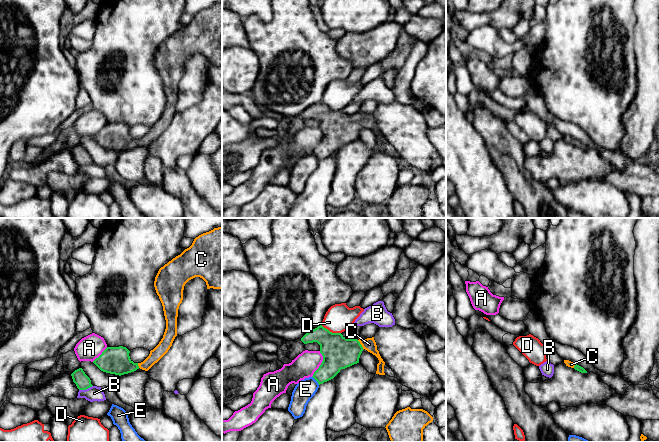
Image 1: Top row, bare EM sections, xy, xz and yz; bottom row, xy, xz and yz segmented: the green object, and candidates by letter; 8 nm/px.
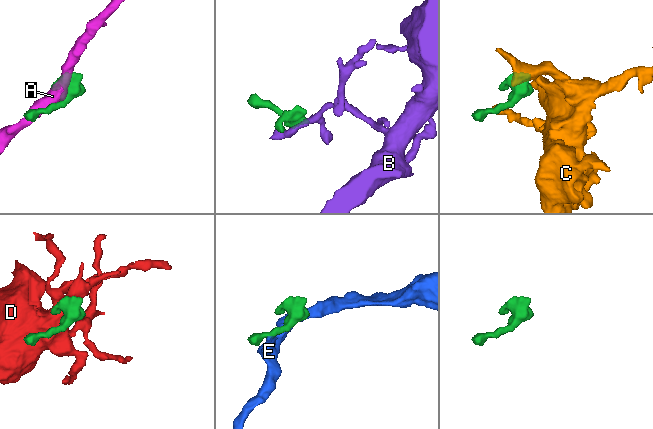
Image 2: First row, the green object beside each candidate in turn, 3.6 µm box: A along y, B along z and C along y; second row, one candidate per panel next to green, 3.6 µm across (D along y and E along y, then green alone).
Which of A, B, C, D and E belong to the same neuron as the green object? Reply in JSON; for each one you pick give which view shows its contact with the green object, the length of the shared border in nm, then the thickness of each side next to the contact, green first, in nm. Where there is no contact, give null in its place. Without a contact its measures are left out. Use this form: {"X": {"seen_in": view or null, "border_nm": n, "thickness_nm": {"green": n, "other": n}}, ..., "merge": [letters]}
{"C": {"seen_in": "xz", "border_nm": 90, "thickness_nm": {"green": 260, "other": 110}}, "merge": ["C"]}

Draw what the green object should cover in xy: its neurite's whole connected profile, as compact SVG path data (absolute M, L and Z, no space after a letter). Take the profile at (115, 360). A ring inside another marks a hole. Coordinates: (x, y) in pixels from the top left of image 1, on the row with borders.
M222 226L196 237L189 248L159 269L155 277L154 287L163 306L166 329L163 338L150 351L149 356L141 363L134 363L130 359L130 351L126 347L107 347L93 363L101 371L119 376L134 372L139 368L148 371L172 346L177 336L178 309L183 300L184 286L195 277L202 278L206 282L207 289L222 289Z

